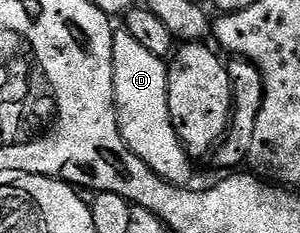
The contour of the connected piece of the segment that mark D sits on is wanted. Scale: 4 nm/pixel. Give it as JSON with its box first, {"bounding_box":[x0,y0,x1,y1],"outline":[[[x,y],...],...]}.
{"bounding_box":[113,32,193,187],"outline":[[[124,32],[113,35],[113,94],[121,135],[142,162],[174,186],[188,187],[193,176],[193,160],[181,147],[167,107],[168,65],[156,58],[135,36]]]}

